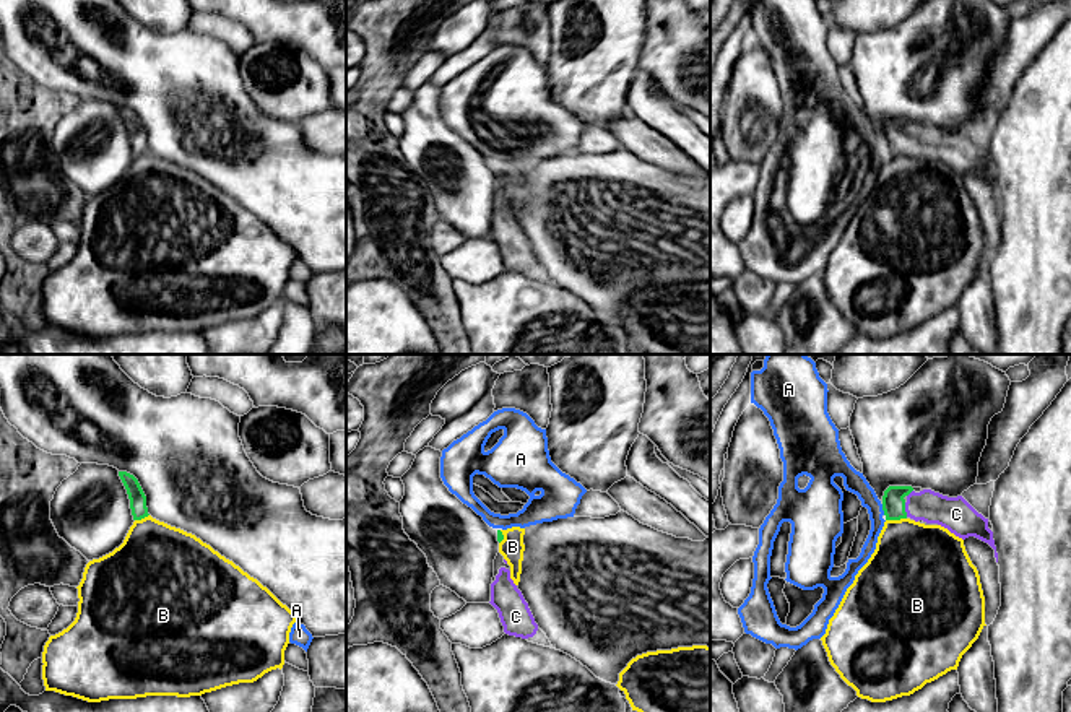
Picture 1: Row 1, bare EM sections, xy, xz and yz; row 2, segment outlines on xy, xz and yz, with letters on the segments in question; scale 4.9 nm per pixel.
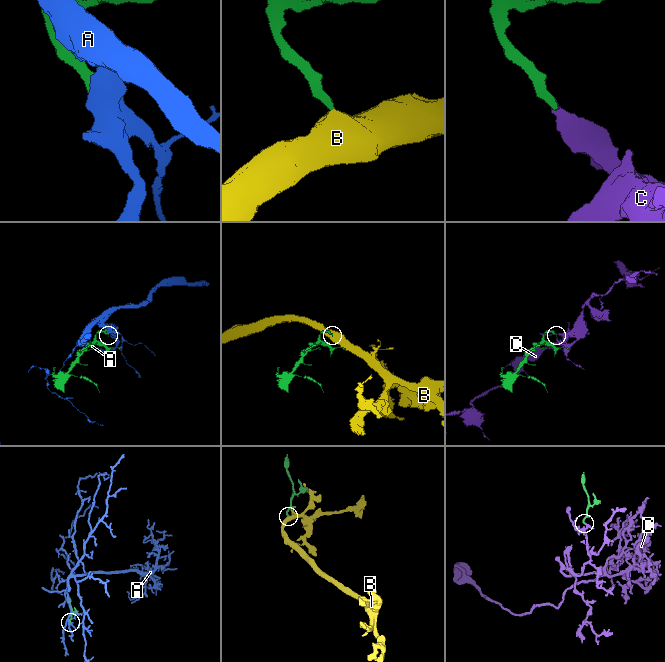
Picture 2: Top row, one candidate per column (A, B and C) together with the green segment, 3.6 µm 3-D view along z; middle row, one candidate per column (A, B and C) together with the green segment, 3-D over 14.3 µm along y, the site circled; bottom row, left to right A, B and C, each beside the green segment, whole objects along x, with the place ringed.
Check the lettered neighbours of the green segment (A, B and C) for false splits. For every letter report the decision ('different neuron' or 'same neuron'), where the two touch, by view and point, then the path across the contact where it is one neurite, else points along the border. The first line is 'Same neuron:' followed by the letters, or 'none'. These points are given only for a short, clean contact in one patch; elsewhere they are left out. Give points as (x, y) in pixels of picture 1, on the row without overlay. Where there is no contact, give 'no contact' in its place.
Same neuron: C
A: different neuron; meets green in yz at (883, 145)
B: different neuron; meets green in yz at (896, 155); border along yz (906, 153), (886, 156)
C: same neuron; meets green in yz at (904, 145); runs through yz (893, 137), (904, 145), (941, 145), (954, 150)

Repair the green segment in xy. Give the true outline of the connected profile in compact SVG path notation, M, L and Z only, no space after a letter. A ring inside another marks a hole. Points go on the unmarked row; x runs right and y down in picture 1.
M119 107L119 112L127 125L128 135L130 135L130 145L133 156L141 156L148 153L148 143L146 143L146 132L138 119L138 115L127 109L127 107Z

